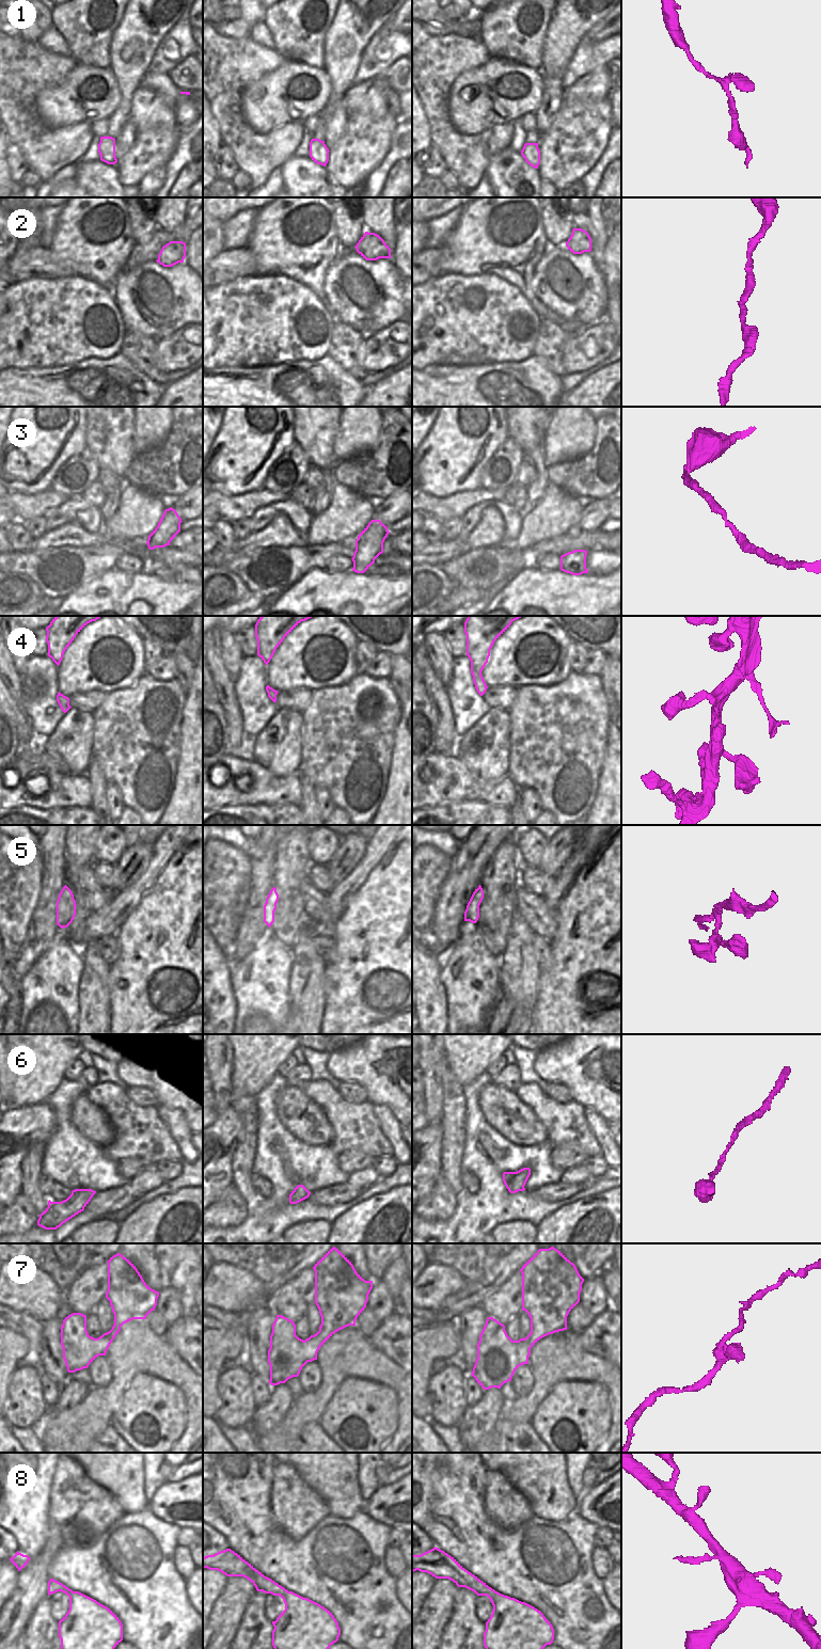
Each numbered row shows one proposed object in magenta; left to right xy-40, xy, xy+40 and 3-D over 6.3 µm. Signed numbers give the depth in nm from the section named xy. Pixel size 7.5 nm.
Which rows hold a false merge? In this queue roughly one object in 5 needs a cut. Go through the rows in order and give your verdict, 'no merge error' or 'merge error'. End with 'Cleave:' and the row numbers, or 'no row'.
1: no merge error
2: no merge error
3: no merge error
4: no merge error
5: no merge error
6: no merge error
7: no merge error
8: no merge error
Cleave: no row

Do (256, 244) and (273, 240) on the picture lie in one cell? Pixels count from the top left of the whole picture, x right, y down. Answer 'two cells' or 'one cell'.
one cell

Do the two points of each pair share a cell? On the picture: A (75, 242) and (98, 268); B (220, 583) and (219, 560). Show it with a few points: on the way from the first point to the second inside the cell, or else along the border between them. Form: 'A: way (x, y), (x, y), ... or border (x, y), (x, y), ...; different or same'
A: way (81, 249), (94, 262); same
B: border (214, 566), (222, 567); different

